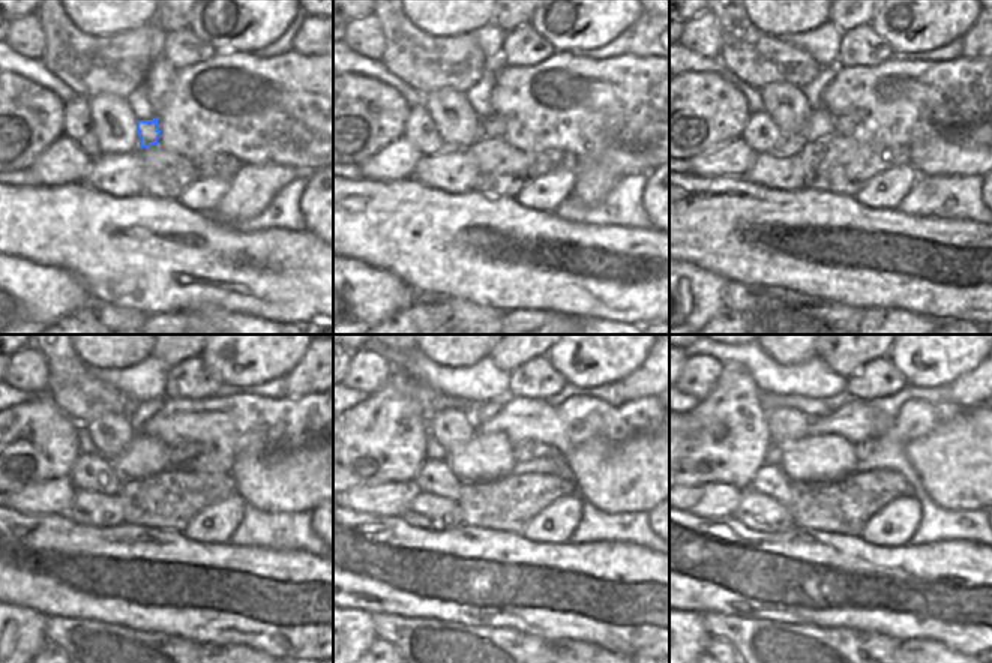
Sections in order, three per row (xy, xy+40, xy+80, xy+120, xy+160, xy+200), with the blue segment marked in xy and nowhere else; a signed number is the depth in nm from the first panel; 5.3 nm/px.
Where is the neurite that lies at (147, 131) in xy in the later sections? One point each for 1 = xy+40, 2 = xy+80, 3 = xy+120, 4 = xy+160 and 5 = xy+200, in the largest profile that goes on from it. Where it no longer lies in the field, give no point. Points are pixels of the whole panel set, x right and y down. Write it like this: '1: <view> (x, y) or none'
1: xy+40 (492, 126)
2: xy+80 (847, 122)
3: xy+120 (182, 453)
4: xy+160 (530, 450)
5: xy+200 (865, 449)

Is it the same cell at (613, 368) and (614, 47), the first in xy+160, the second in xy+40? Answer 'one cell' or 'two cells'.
two cells

